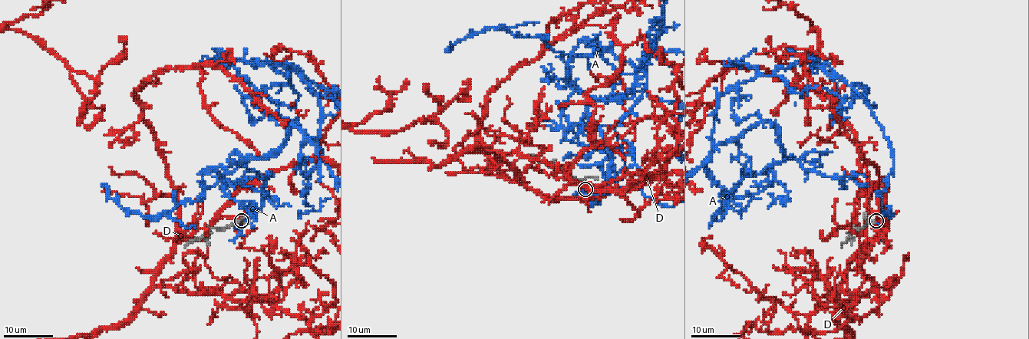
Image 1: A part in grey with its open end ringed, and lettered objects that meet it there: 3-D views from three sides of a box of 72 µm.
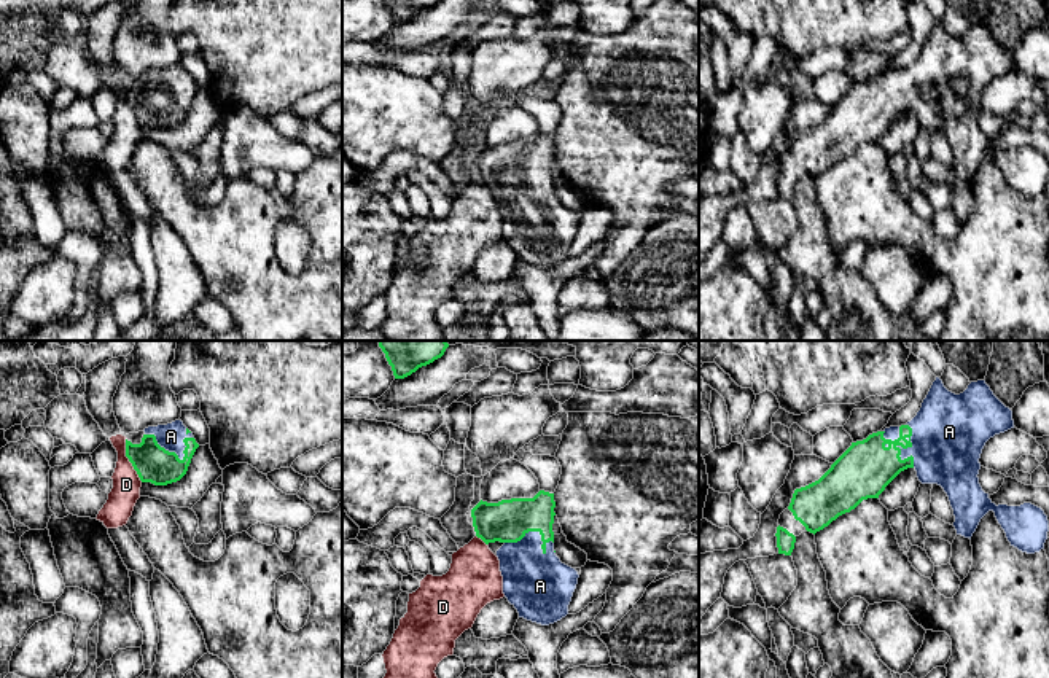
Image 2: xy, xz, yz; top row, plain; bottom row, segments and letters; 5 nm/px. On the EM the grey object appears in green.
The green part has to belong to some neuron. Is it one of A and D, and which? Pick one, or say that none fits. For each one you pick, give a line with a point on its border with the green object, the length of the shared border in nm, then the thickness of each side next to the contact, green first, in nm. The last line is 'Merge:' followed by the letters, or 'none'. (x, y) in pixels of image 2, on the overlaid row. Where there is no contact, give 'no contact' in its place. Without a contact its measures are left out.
A: meets green in xy at (175, 454); contact 240 nm long; 190 nm thick on the green side, 130 nm on the other
Merge: A

